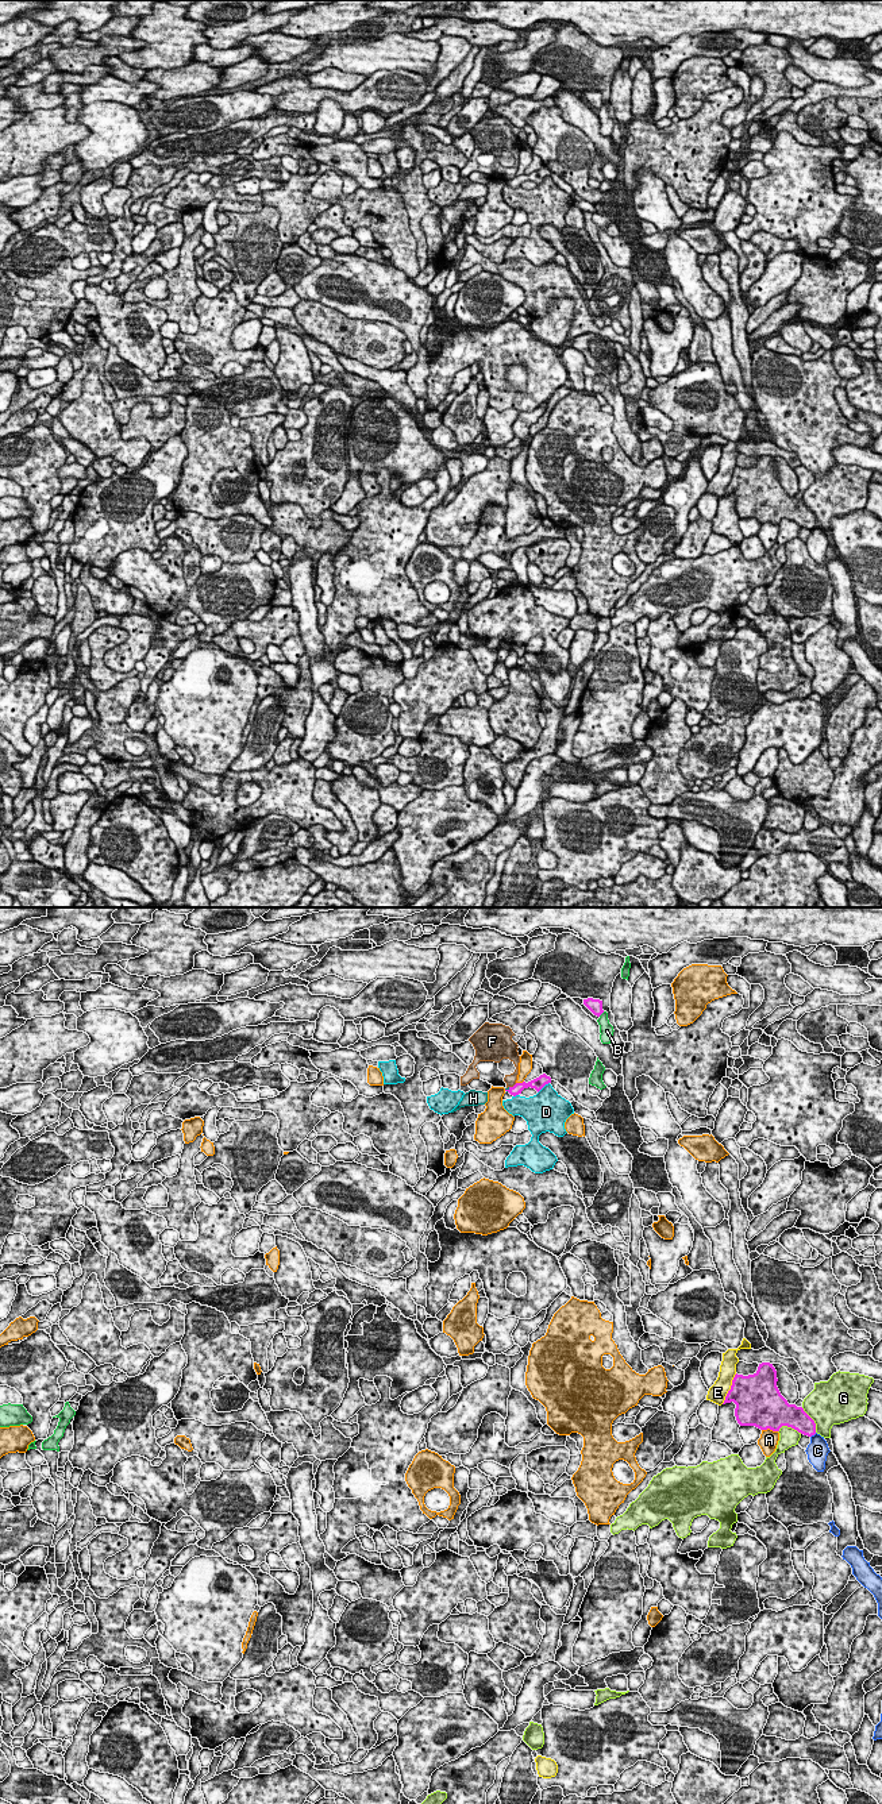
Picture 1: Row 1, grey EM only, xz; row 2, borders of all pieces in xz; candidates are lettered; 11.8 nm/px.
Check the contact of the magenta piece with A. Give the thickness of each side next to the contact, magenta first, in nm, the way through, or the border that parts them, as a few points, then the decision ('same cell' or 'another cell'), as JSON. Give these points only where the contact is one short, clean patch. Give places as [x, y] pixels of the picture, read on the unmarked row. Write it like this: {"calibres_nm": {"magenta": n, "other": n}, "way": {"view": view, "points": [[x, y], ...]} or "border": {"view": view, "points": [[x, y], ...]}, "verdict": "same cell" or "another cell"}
{"calibres_nm": {"magenta": 480, "other": 220}, "verdict": "another cell"}

